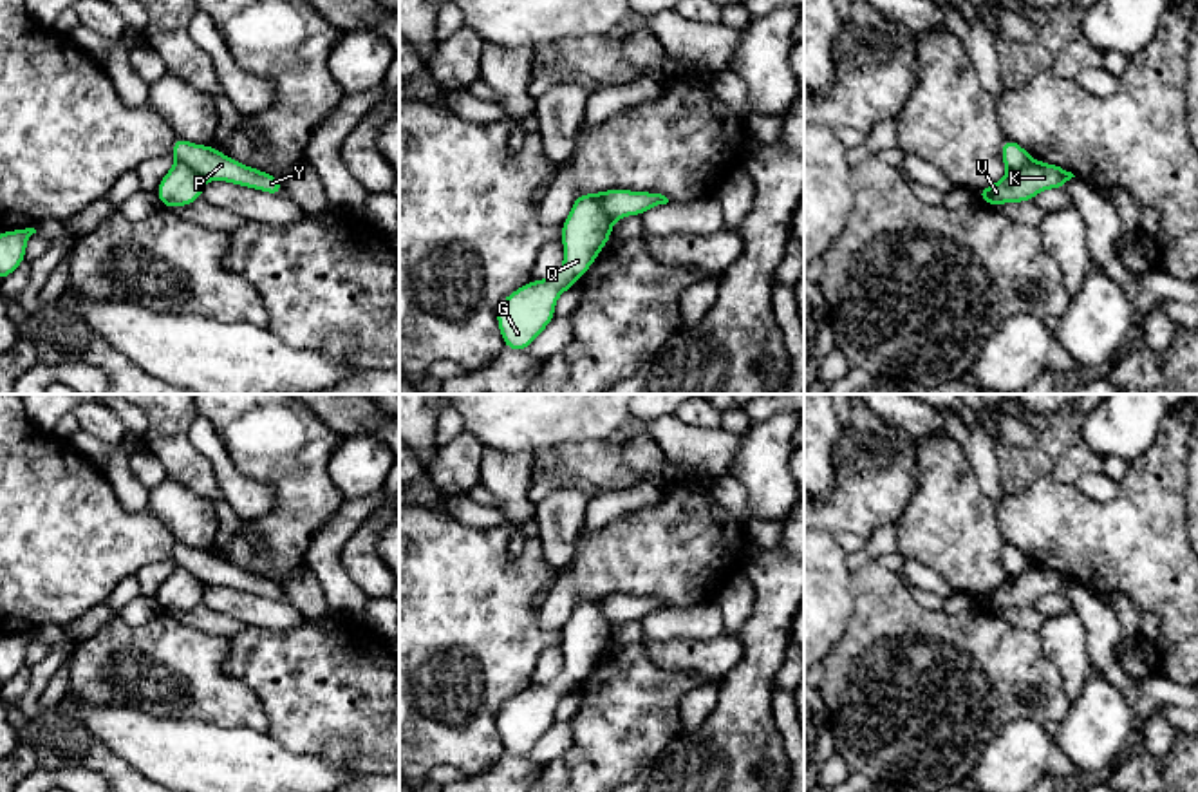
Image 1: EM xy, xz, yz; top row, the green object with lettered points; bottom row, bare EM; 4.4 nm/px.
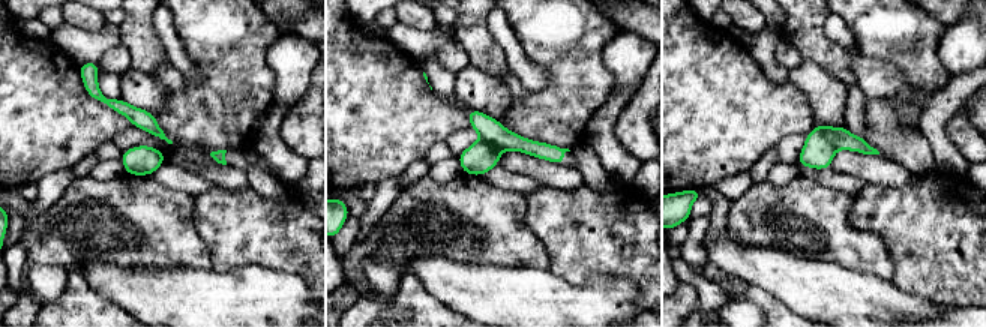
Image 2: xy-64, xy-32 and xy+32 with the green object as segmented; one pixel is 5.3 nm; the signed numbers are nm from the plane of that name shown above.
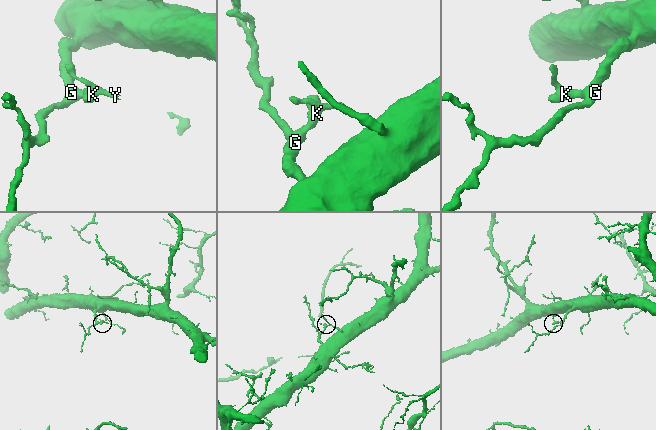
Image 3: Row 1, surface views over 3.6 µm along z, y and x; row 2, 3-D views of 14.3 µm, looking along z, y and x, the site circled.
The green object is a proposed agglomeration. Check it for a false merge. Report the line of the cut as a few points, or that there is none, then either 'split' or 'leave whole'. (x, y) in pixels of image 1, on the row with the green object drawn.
cut in xy along (177, 158), (205, 179); split

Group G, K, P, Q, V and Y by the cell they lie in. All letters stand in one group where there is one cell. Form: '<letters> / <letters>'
G K Q V / P Y

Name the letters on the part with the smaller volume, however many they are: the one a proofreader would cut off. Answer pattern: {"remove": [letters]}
{"remove": ["P", "Y"]}

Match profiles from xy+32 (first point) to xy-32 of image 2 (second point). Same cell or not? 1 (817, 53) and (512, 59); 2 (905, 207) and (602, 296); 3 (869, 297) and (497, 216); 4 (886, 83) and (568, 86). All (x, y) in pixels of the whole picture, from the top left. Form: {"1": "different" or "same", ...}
{"1": "different", "2": "different", "3": "different", "4": "different"}

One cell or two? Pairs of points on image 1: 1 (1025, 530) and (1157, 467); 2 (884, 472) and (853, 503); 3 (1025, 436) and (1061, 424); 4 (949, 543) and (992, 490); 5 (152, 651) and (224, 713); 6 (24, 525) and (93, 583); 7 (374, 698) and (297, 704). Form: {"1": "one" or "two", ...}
{"1": "one", "2": "one", "3": "two", "4": "two", "5": "one", "6": "one", "7": "one"}

